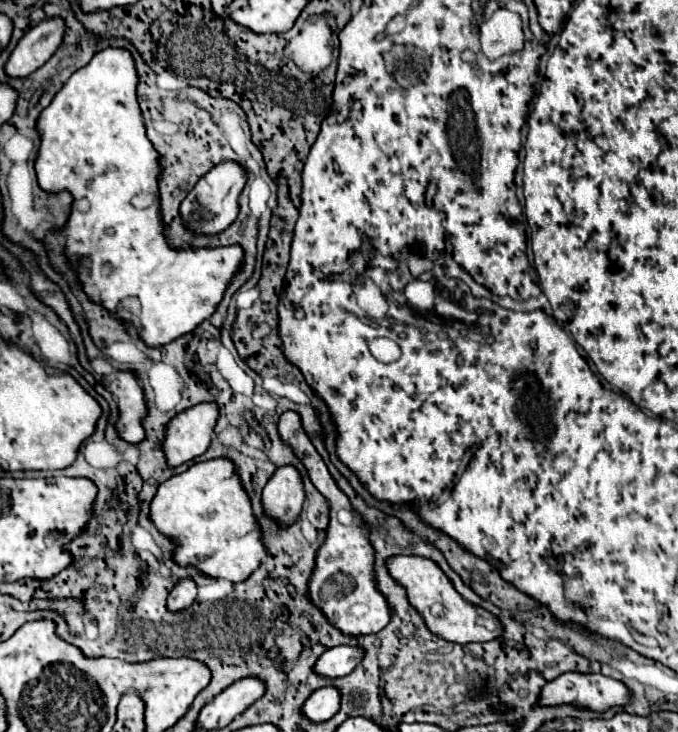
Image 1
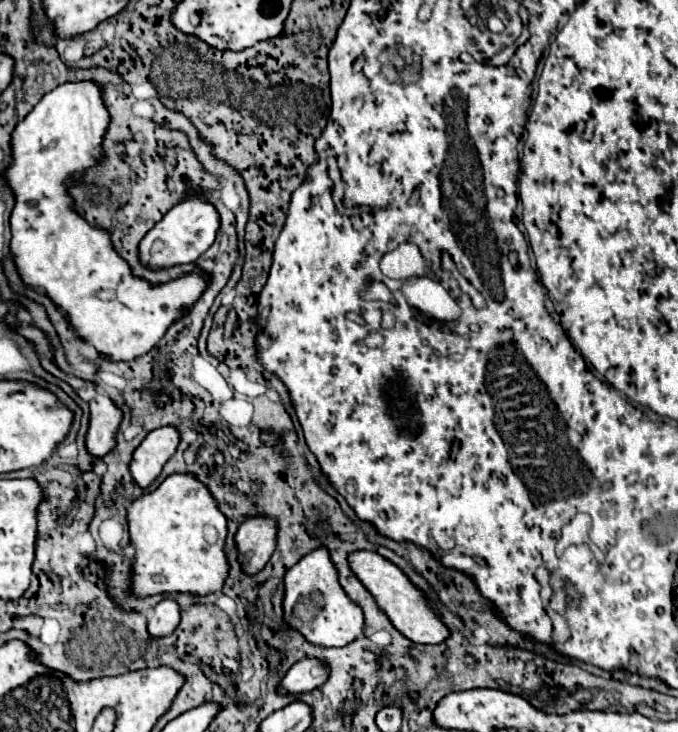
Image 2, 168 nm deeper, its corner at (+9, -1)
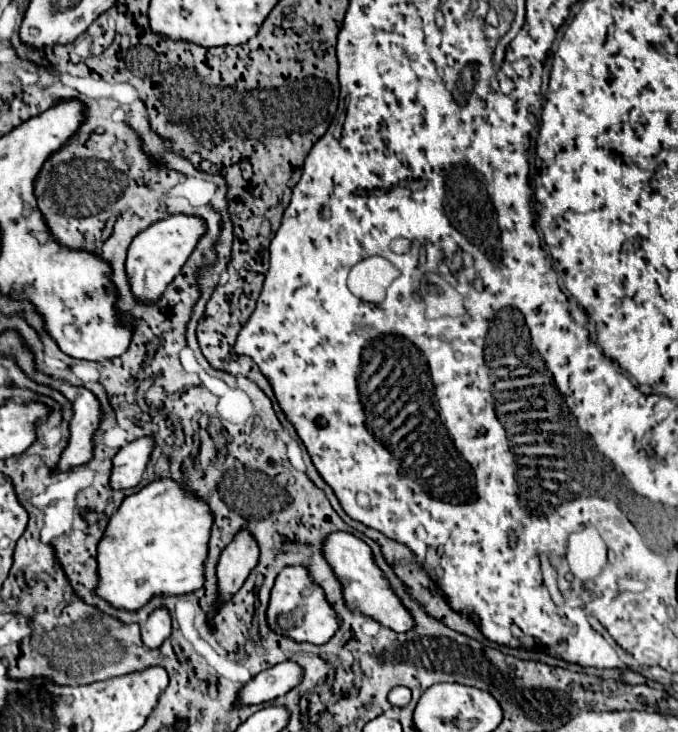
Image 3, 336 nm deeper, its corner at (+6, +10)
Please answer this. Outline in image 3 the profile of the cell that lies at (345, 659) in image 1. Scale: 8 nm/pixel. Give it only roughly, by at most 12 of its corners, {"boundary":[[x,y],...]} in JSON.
{"boundary":[[293,661],[265,669],[241,687],[235,707],[273,701],[299,685]]}

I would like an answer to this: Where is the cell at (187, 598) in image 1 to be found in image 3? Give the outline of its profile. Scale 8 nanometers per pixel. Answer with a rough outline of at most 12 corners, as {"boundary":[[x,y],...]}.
{"boundary":[[155,609],[141,639],[147,649],[157,649],[171,635],[167,609]]}

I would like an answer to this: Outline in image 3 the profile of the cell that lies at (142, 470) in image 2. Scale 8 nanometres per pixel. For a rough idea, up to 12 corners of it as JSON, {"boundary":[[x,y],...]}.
{"boundary":[[153,437],[121,447],[113,457],[111,489],[141,481]]}

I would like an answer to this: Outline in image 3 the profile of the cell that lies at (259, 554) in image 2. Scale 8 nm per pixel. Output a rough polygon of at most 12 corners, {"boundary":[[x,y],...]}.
{"boundary":[[247,531],[223,549],[217,563],[217,601],[241,589],[257,565],[259,547]]}

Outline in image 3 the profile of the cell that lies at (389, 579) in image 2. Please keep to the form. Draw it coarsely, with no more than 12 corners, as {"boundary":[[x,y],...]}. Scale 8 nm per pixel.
{"boundary":[[343,531],[323,557],[343,601],[397,633],[413,627],[365,541]]}

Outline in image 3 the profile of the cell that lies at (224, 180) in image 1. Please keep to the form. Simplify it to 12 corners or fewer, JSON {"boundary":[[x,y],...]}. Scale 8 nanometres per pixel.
{"boundary":[[173,215],[127,251],[127,281],[153,305],[185,265],[205,221]]}

